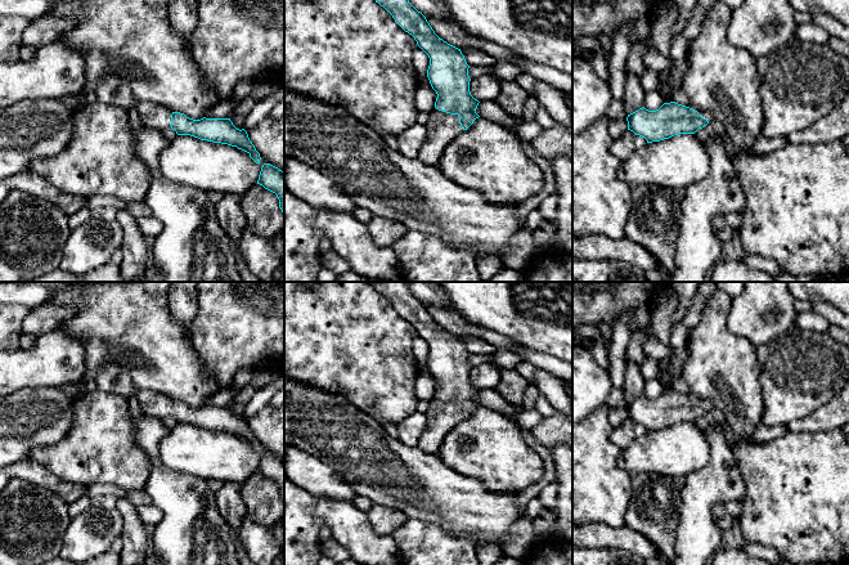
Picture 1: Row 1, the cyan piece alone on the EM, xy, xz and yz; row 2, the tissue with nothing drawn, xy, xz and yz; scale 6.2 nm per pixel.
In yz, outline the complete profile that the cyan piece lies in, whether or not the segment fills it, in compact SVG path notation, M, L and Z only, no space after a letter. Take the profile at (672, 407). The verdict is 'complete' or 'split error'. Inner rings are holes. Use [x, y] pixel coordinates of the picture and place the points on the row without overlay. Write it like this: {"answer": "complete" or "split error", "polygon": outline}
{"answer": "split error", "polygon": "M675 390L664 391L656 399L644 395L628 403L628 418L647 429L647 431L669 427L678 422L695 422L711 411L709 399L692 398Z"}

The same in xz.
{"answer": "split error", "polygon": "M405 282L368 283L414 326L430 346L427 366L437 386L426 412L428 427L419 438L418 448L426 453L437 453L444 438L480 405L476 402L480 390L470 380L470 354L461 337L435 322L426 305L409 291Z"}

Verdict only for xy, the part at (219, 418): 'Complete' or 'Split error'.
Split error

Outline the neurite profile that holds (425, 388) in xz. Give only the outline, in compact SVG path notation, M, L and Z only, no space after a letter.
M419 375L414 390L419 400L430 402L435 396L436 380L432 376Z

